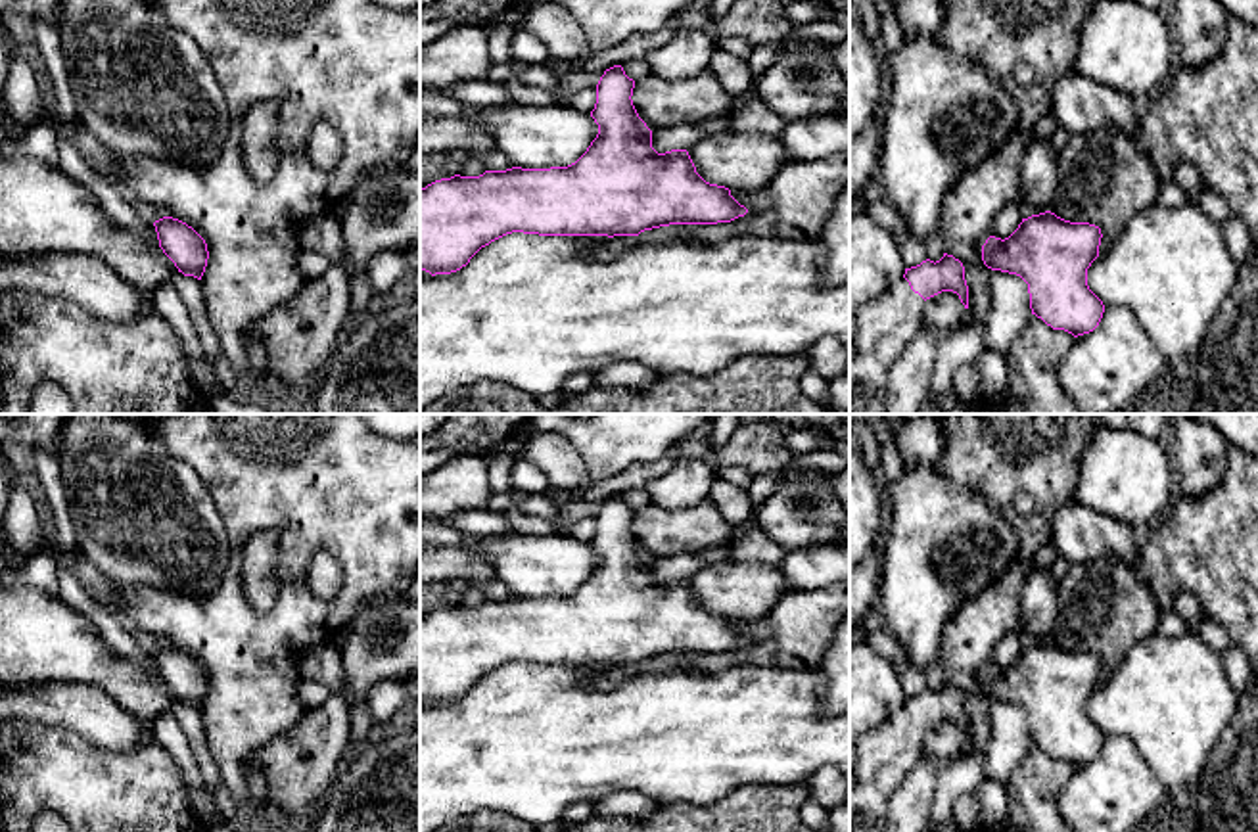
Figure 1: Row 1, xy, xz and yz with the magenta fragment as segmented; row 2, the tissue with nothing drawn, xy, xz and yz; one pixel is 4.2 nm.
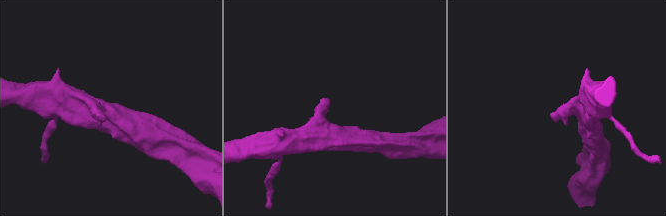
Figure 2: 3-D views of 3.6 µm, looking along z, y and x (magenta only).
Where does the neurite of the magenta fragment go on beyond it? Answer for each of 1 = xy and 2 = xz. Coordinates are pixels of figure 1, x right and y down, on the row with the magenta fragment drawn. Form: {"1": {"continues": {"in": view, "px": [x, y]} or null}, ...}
{"1": {"continues": null}, "2": {"continues": null}}

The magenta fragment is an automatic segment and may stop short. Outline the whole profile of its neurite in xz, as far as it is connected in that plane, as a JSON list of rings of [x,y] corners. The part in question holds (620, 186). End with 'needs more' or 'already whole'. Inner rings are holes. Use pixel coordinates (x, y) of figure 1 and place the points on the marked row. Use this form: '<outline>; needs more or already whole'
[[[621,65],[604,71],[591,117],[598,134],[568,167],[485,171],[479,176],[441,178],[420,190],[420,270],[451,274],[491,242],[512,234],[639,236],[669,224],[717,224],[744,217],[725,186],[706,182],[687,150],[658,153],[652,130],[633,105],[635,81]]]; already whole

